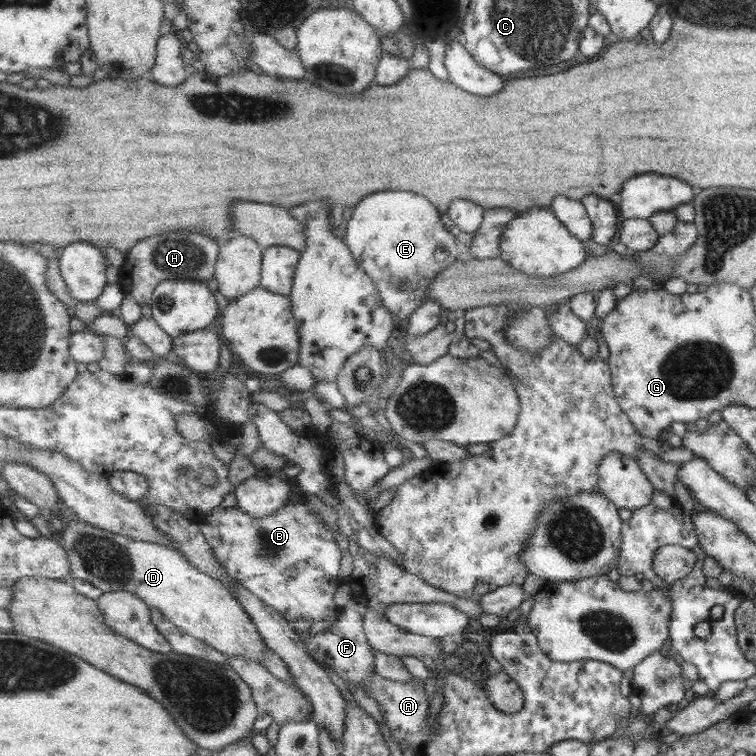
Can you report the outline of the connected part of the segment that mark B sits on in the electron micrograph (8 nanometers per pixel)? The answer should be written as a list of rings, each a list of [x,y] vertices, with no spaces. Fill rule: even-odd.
[[[299,496],[296,501],[290,501],[276,515],[264,518],[250,516],[239,506],[214,510],[202,519],[199,525],[208,542],[214,546],[218,561],[255,595],[262,597],[270,606],[278,609],[289,621],[294,622],[304,618],[311,623],[330,622],[330,627],[338,625],[342,608],[336,604],[334,596],[338,587],[347,583],[342,577],[342,560],[344,552],[338,546],[338,540],[332,540],[332,529],[320,514],[316,514],[306,505],[306,496]]]

